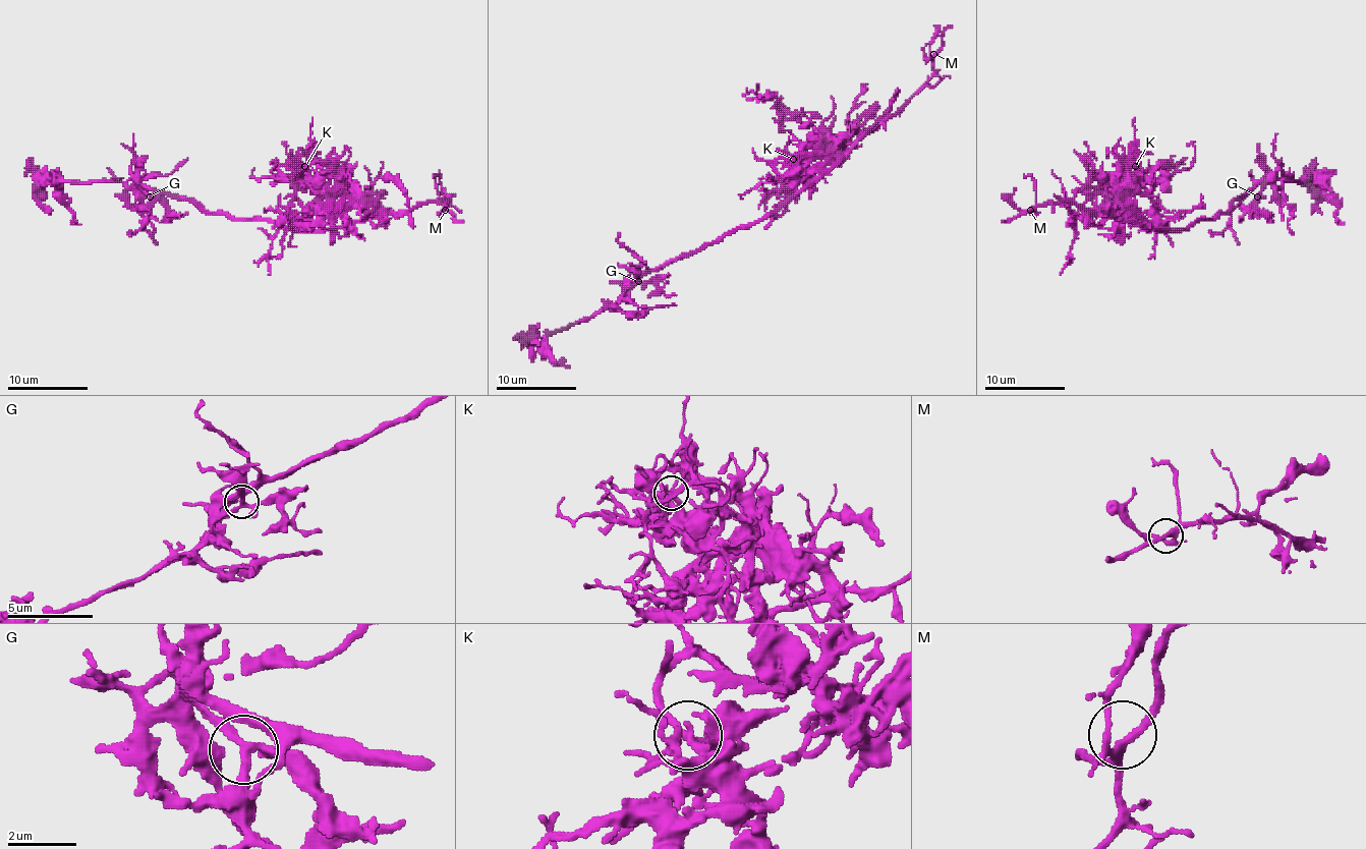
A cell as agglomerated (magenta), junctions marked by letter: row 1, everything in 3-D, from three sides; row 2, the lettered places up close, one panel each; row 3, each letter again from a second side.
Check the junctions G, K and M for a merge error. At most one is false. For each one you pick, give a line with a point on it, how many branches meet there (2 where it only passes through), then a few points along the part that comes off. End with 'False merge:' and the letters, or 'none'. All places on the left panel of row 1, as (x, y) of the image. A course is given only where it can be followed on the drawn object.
K: Place: (304, 166). Branches: 5. Course of the part to remove: (304, 166), (327, 162), (321, 172), (331, 168), (312, 162), (294, 172), (268, 275)
False merge: K

